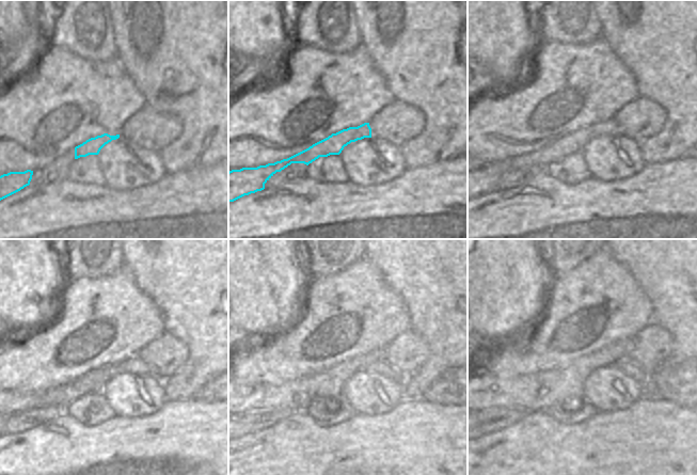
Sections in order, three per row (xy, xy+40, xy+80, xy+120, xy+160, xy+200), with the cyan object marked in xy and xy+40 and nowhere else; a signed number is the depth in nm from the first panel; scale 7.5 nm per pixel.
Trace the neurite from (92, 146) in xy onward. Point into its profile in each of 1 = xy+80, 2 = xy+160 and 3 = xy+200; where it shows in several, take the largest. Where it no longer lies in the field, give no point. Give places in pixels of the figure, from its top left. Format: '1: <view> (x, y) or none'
1: xy+80 (489, 174)
2: xy+160 (382, 367)
3: xy+200 (628, 367)

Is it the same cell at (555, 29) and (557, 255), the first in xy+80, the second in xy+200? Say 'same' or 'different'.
same

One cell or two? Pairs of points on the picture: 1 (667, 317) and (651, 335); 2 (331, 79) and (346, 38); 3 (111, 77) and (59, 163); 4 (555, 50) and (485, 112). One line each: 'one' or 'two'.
1: two
2: two
3: two
4: one

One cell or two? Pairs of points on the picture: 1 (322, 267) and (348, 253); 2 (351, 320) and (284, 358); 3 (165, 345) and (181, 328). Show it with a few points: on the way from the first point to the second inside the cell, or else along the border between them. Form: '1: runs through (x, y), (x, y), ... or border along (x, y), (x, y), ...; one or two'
1: runs through (329, 264), (342, 253); one
2: runs through (334, 335), (320, 345), (312, 347), (301, 346); one
3: border along (164, 331), (179, 338), (187, 346), (188, 357); two

